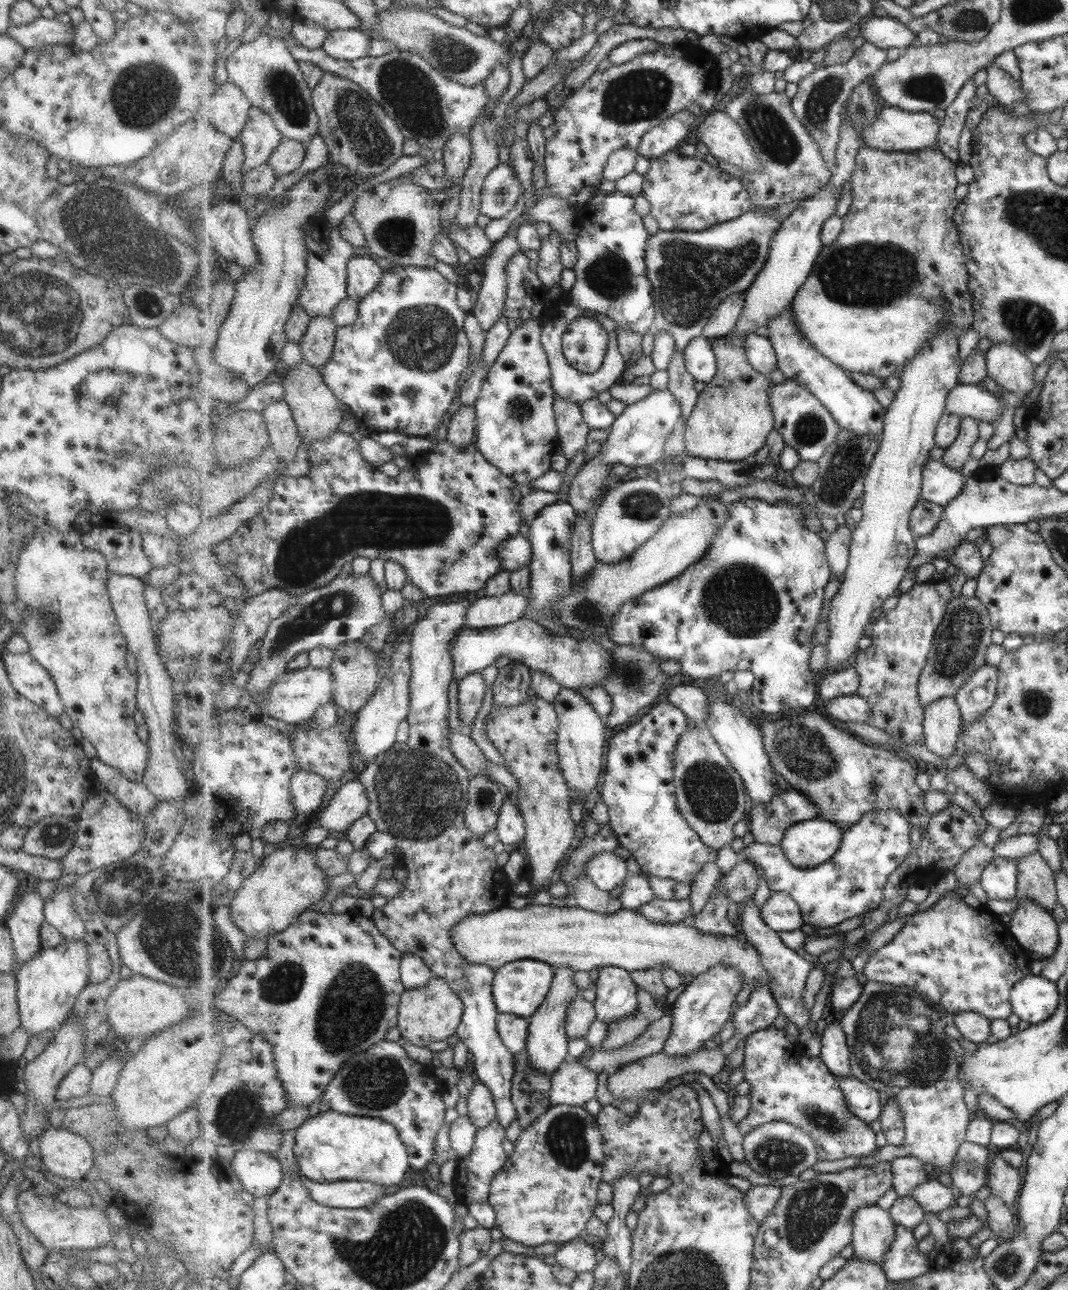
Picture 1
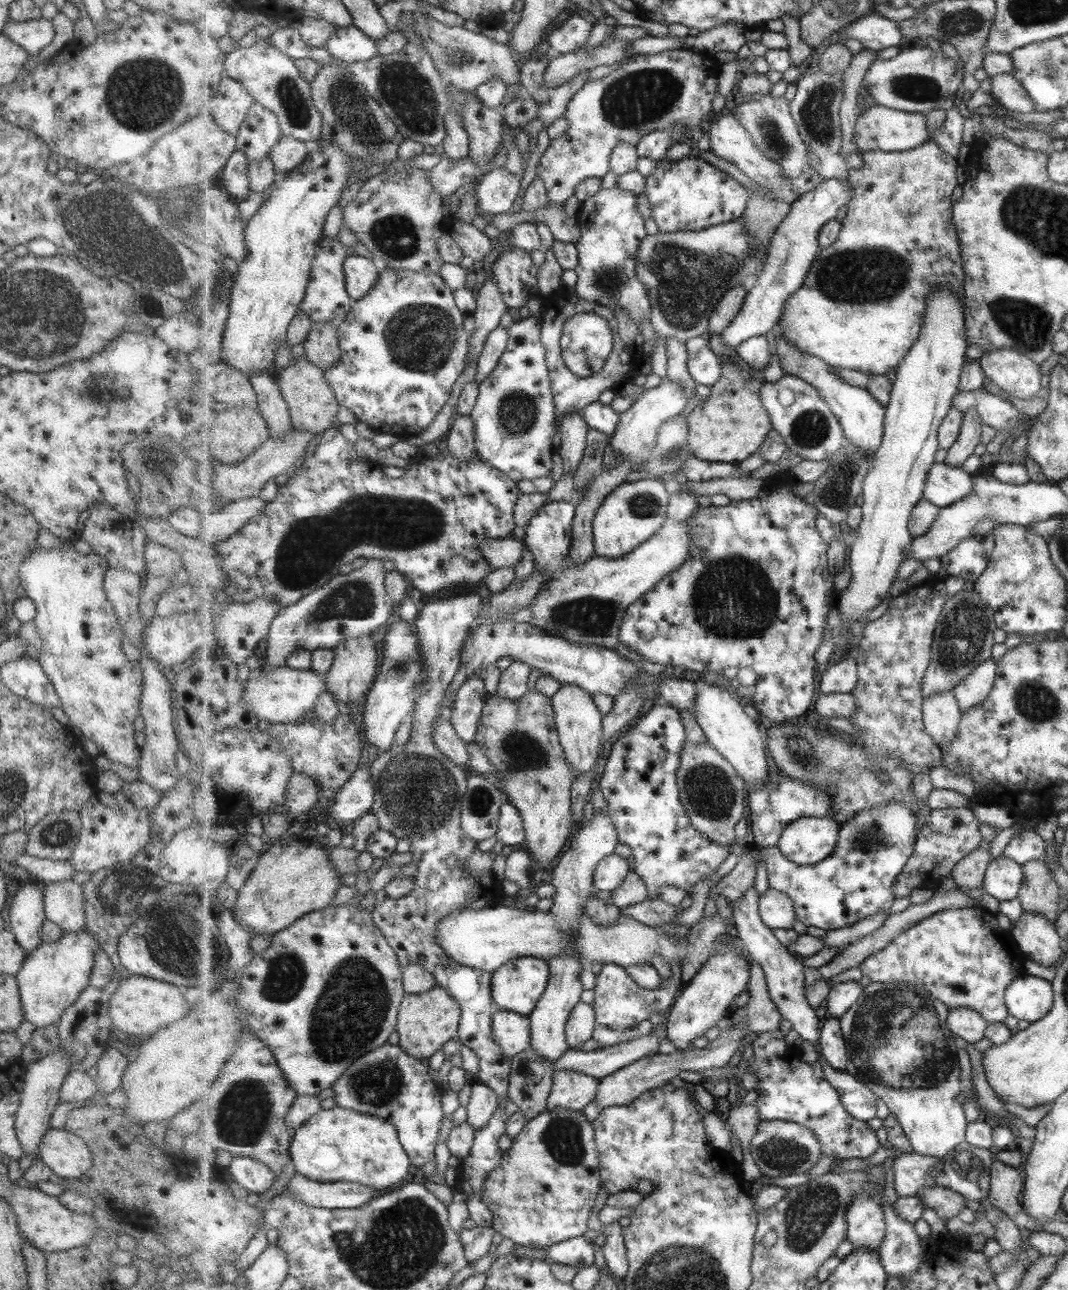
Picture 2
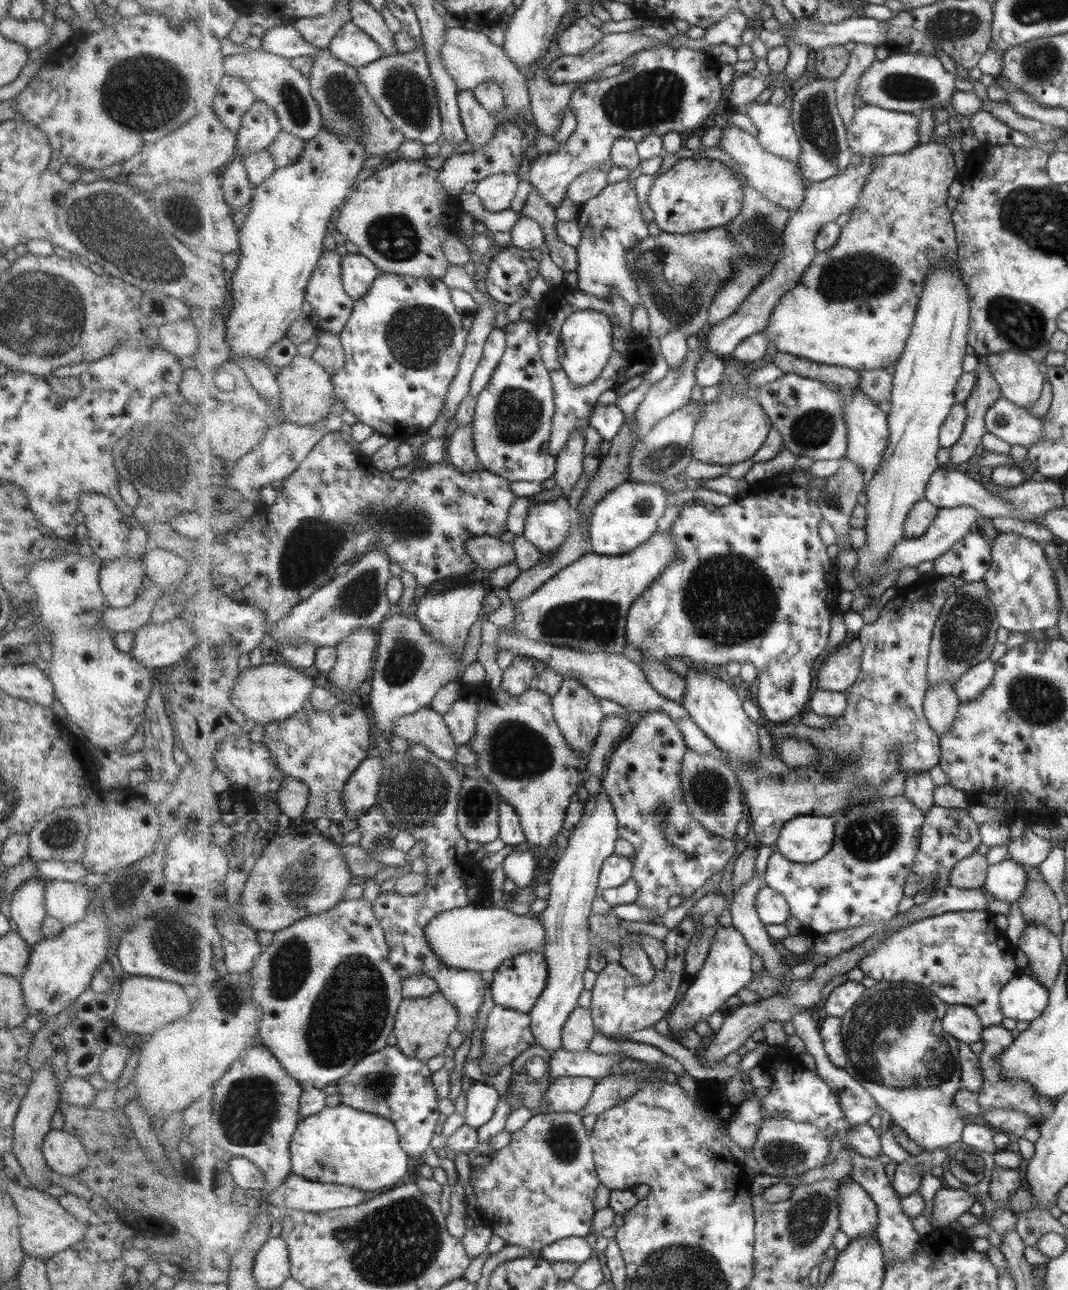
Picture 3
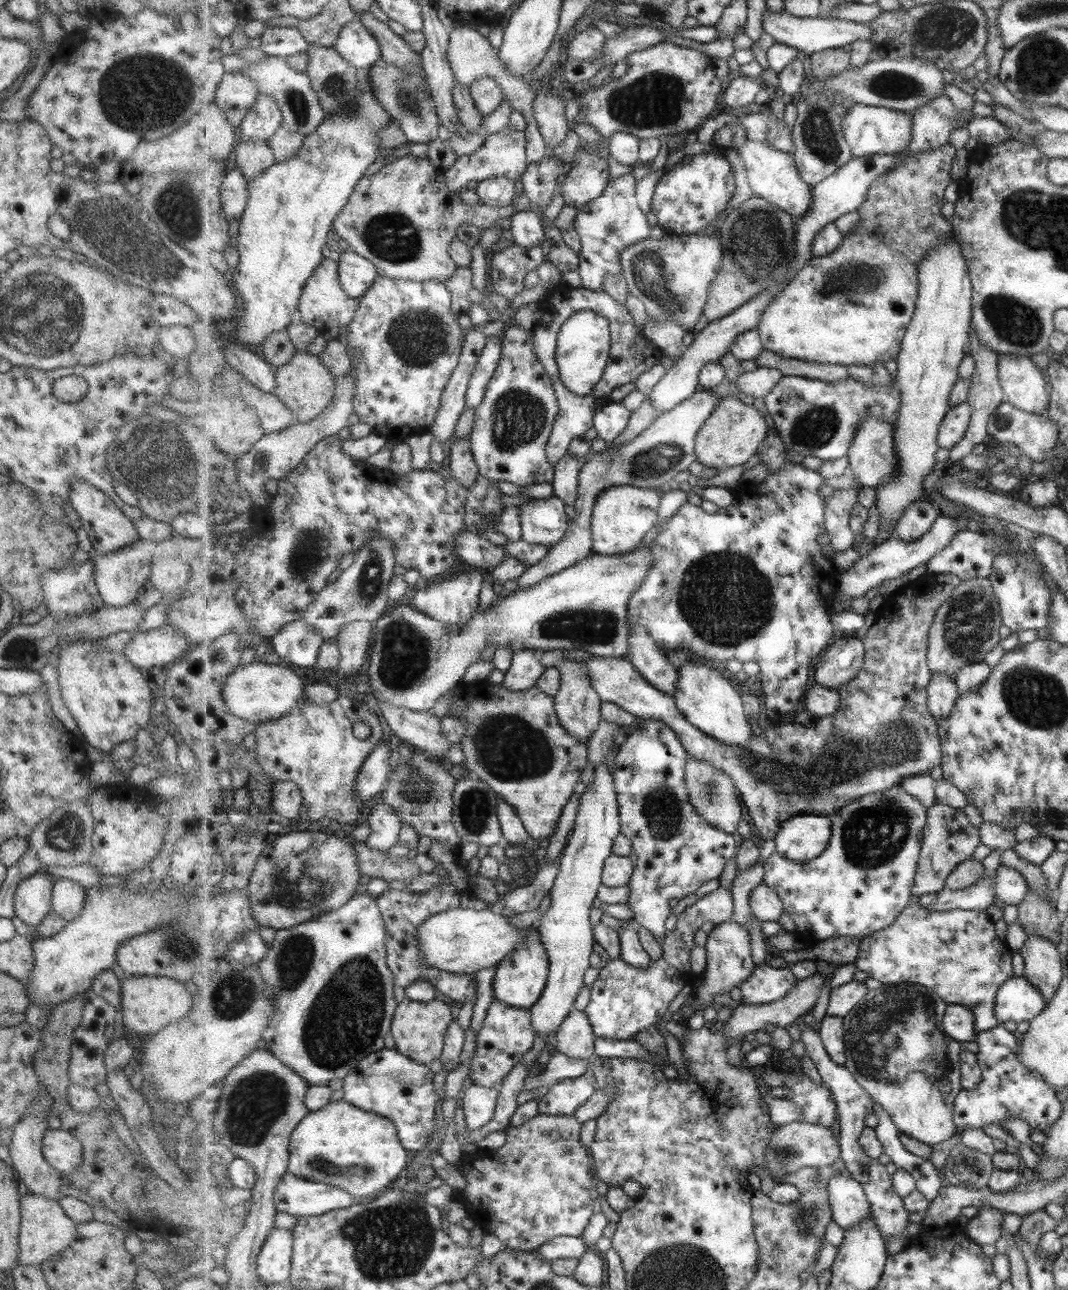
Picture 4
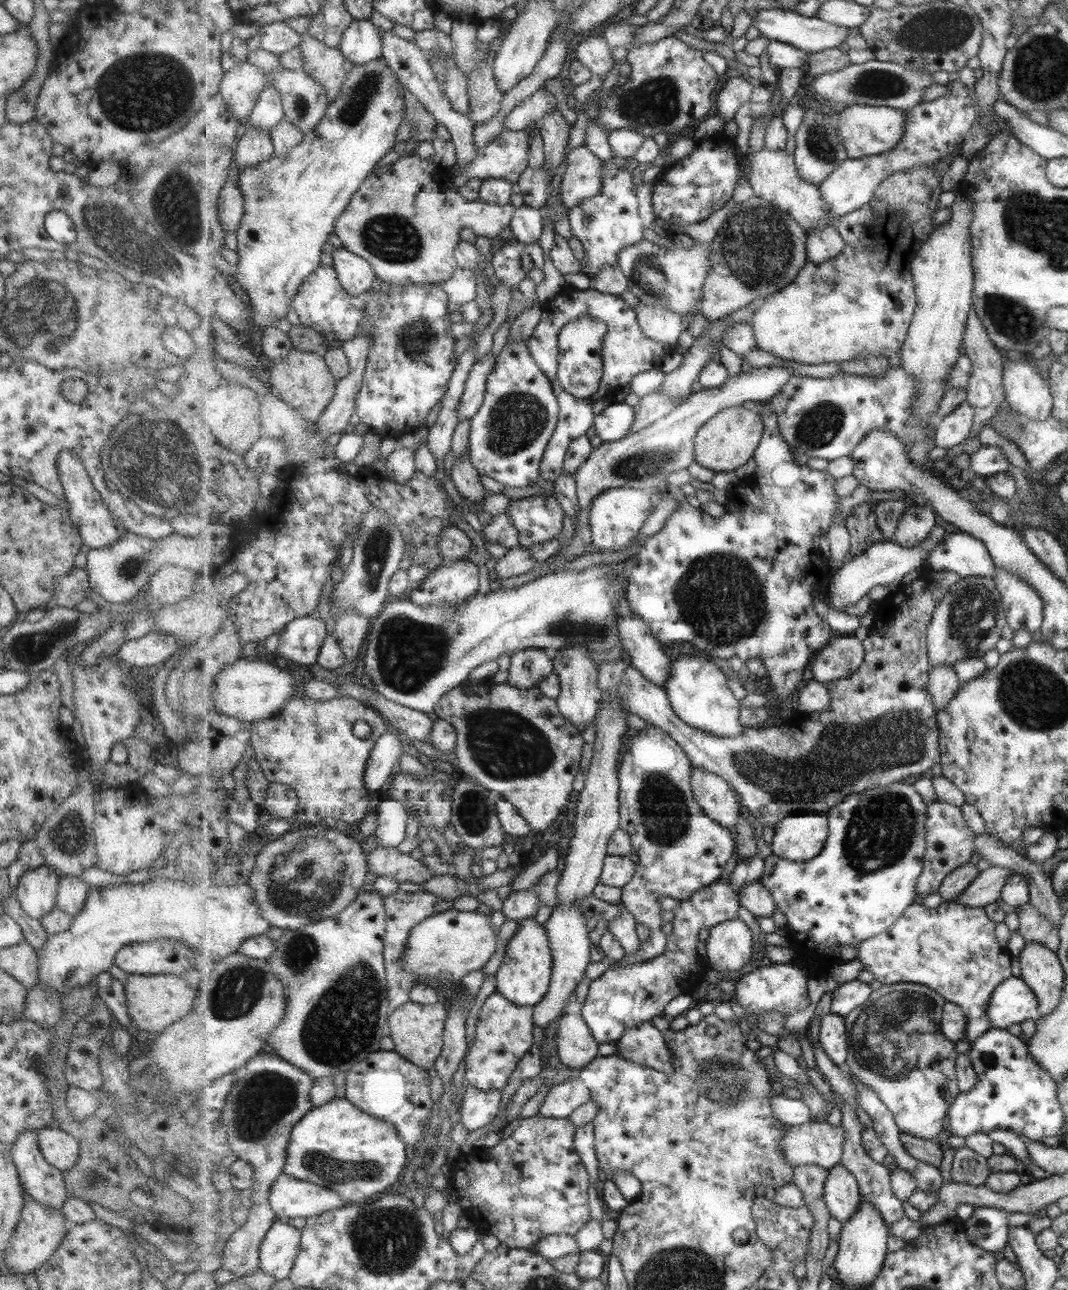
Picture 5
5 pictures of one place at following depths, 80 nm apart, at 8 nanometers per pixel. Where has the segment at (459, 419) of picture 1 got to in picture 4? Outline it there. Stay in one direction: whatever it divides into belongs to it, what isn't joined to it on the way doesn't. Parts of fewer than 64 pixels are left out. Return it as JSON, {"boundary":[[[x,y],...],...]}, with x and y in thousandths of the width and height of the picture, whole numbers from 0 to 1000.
{"boundary":[[[430,340],[424,343],[421,351],[420,366],[432,375],[441,378],[449,371],[448,360],[445,358],[442,343],[439,340]]]}

